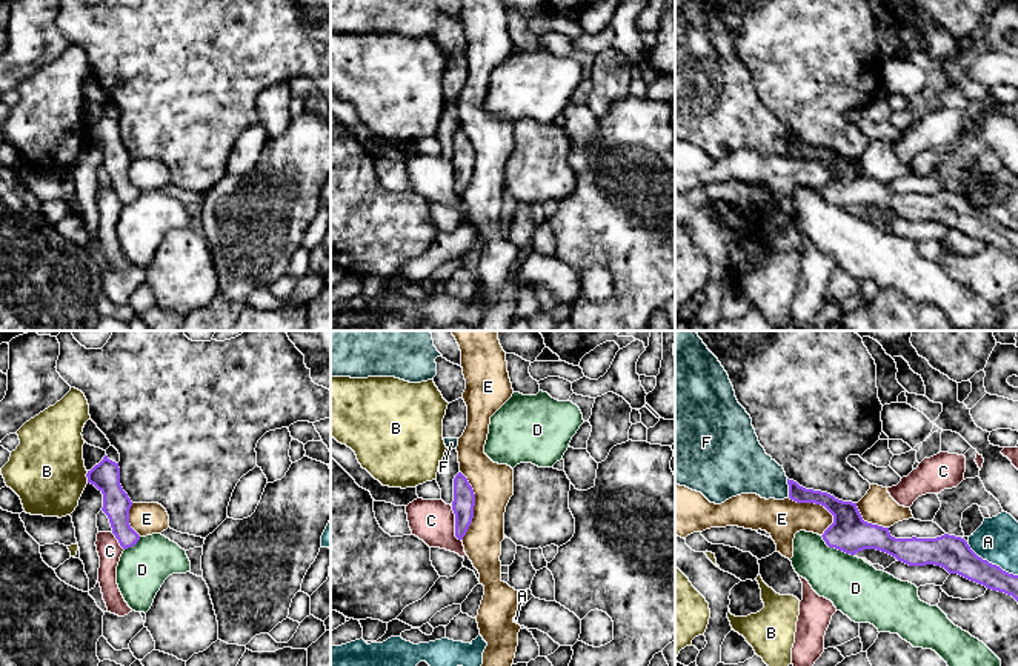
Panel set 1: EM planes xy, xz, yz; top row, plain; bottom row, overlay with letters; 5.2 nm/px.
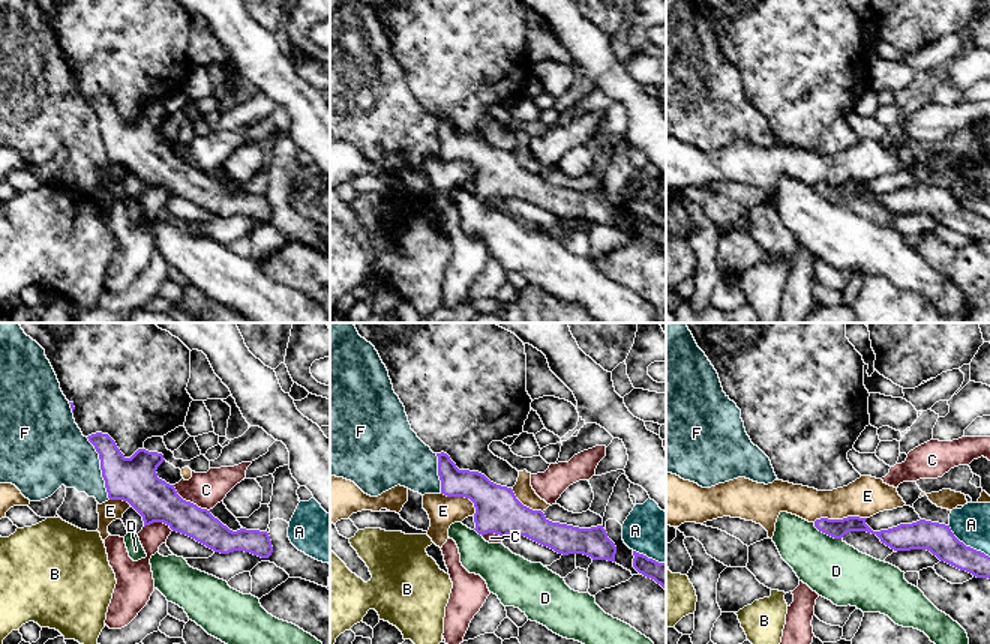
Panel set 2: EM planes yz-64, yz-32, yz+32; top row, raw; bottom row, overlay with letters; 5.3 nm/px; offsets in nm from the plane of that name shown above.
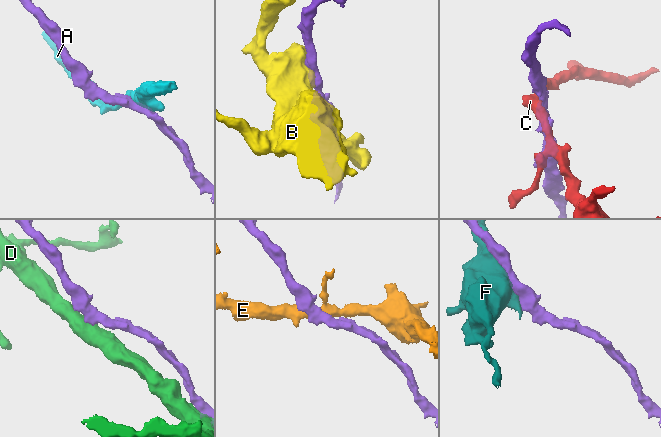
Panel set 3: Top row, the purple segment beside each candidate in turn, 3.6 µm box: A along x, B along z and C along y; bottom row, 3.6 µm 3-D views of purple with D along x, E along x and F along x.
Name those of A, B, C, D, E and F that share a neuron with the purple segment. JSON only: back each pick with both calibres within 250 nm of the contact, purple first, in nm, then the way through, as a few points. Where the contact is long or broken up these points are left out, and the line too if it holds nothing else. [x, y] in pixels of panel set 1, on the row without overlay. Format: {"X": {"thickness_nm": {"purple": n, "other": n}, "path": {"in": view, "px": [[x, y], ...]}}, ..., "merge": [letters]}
{"merge": []}

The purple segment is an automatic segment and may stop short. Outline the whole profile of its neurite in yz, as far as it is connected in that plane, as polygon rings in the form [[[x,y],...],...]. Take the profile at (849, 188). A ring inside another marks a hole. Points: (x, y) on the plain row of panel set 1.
[[[789,134],[787,140],[790,155],[821,160],[833,171],[833,178],[821,191],[829,203],[850,211],[864,205],[877,205],[909,221],[941,221],[949,229],[958,229],[987,245],[1012,251],[1018,257],[1018,231],[978,212],[964,194],[949,189],[936,194],[895,194],[889,183],[864,177],[857,158],[806,145]]]

